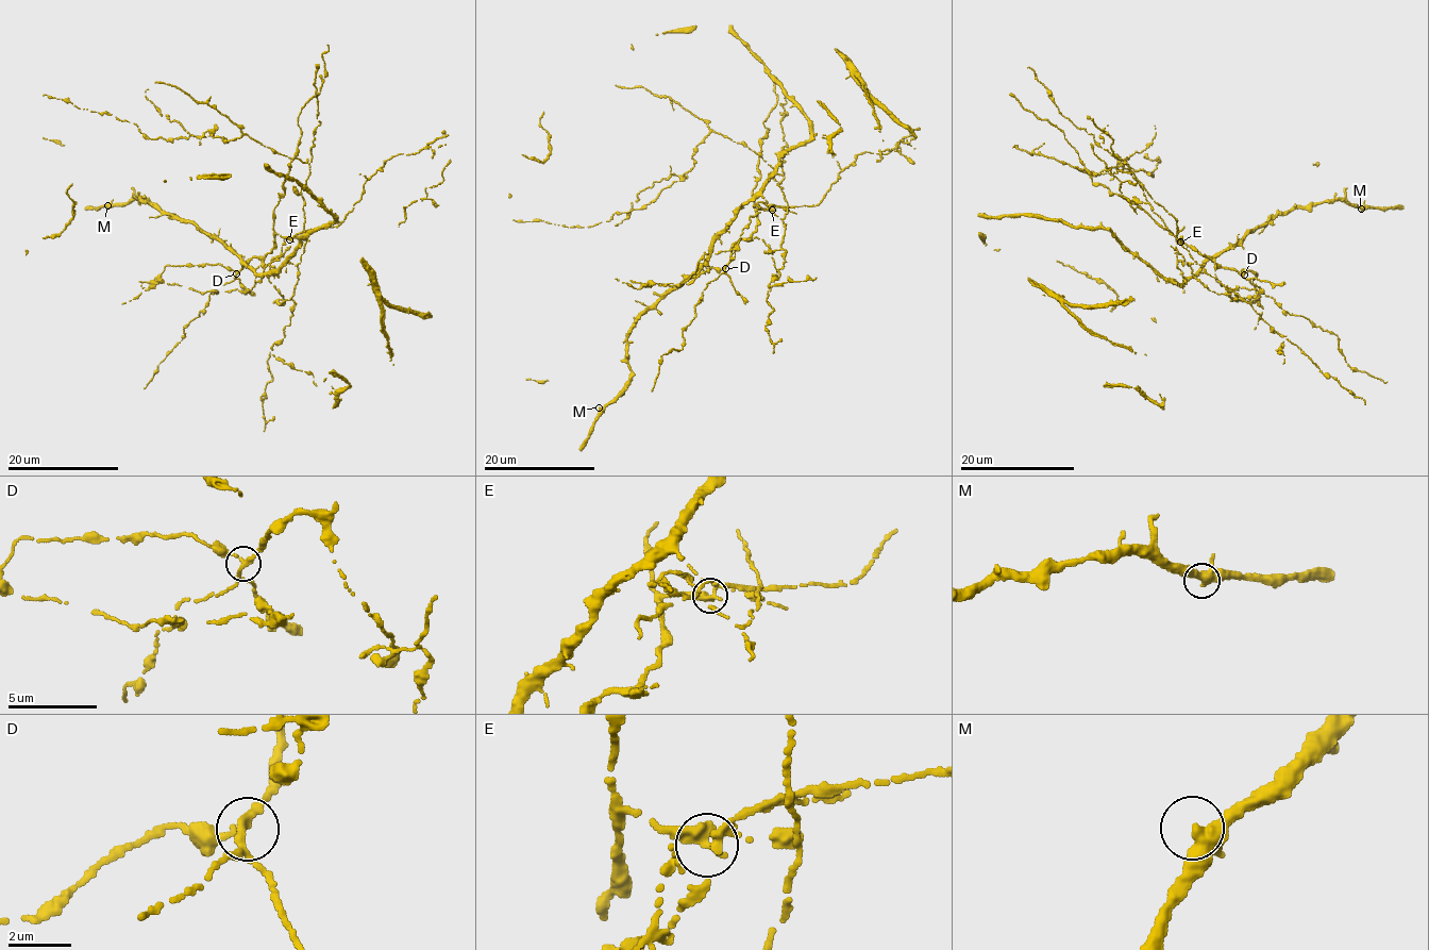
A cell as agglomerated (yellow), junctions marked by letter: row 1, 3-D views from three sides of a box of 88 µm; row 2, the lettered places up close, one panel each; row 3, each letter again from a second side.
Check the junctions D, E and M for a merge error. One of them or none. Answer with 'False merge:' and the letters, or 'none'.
False merge: E

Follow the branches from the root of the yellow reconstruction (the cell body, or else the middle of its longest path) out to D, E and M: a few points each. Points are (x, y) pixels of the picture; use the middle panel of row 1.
D: (770, 174), (755, 206), (768, 202), (774, 209), (757, 211), (755, 231), (732, 248), (725, 268)
E: (770, 174), (755, 200), (755, 206), (759, 202), (768, 202), (774, 205), (772, 210)
M: (770, 174), (715, 239), (698, 270), (667, 289), (635, 323), (626, 338), (631, 379), (599, 407)

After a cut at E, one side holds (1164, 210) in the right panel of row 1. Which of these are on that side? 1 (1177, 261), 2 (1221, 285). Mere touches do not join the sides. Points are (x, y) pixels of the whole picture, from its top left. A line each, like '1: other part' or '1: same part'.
1: same part
2: other part

